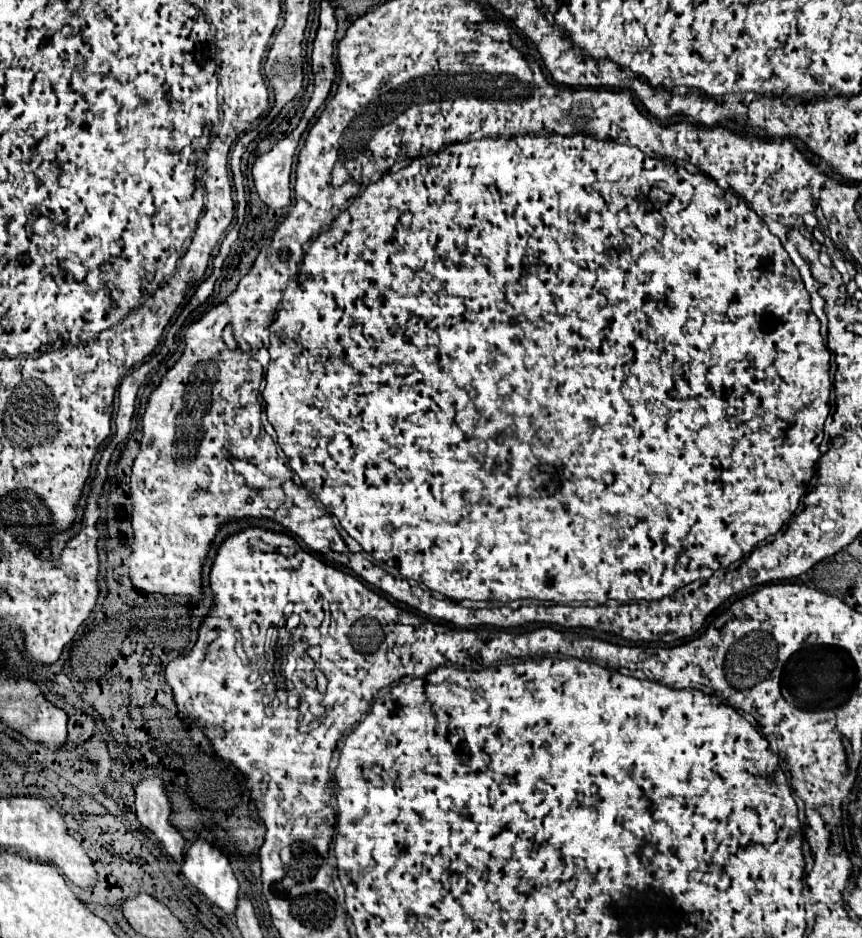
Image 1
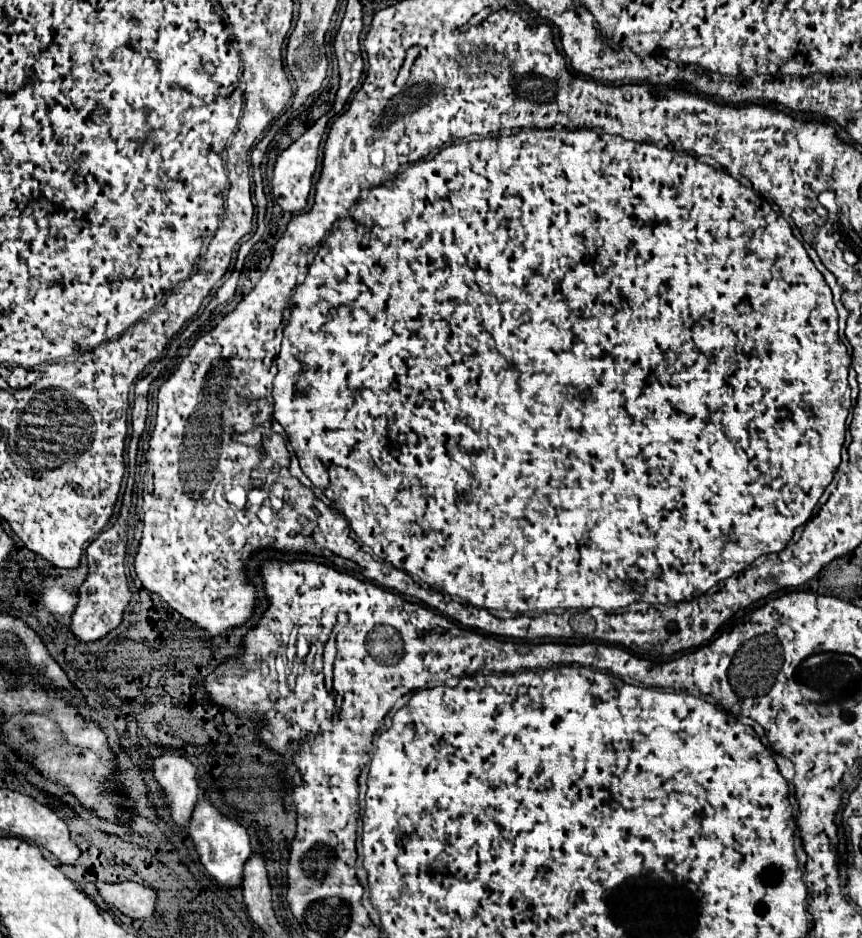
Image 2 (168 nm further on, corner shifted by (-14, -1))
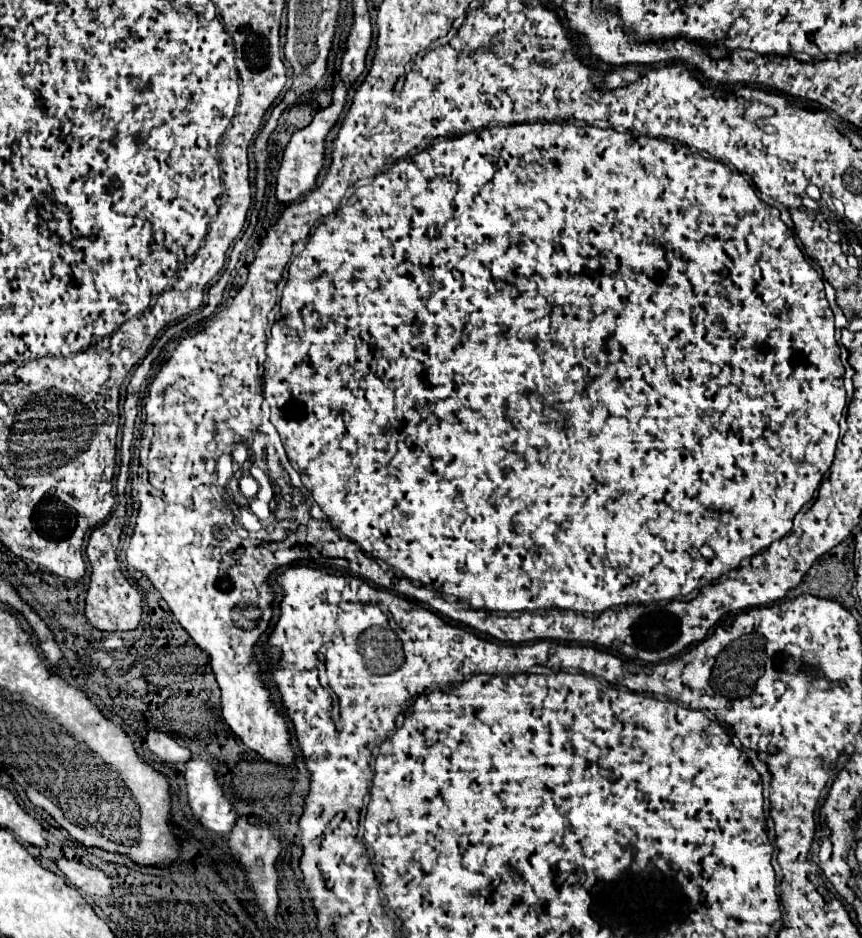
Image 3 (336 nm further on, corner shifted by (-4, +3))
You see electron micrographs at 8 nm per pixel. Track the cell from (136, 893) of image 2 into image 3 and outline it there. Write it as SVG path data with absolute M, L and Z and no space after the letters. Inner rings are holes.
M64 858L56 860L56 864L76 888L82 888L84 894L90 894L90 896L110 896L112 894L112 880L102 870L88 868L80 862L70 862Z

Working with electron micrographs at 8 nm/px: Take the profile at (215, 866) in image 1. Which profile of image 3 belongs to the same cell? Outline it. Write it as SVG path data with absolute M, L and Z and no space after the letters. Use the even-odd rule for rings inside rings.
M192 756L186 764L184 778L188 806L198 822L218 836L228 836L236 824L236 812L224 798L208 760L202 756Z

